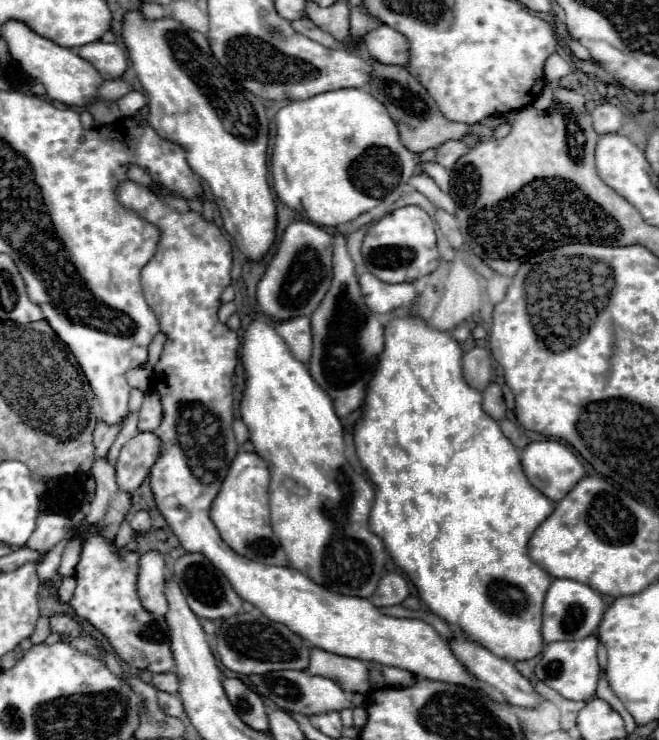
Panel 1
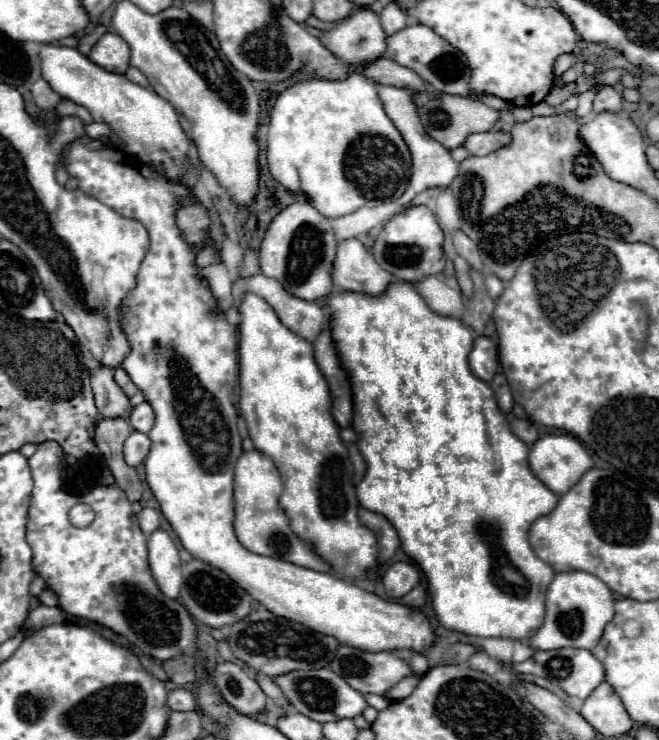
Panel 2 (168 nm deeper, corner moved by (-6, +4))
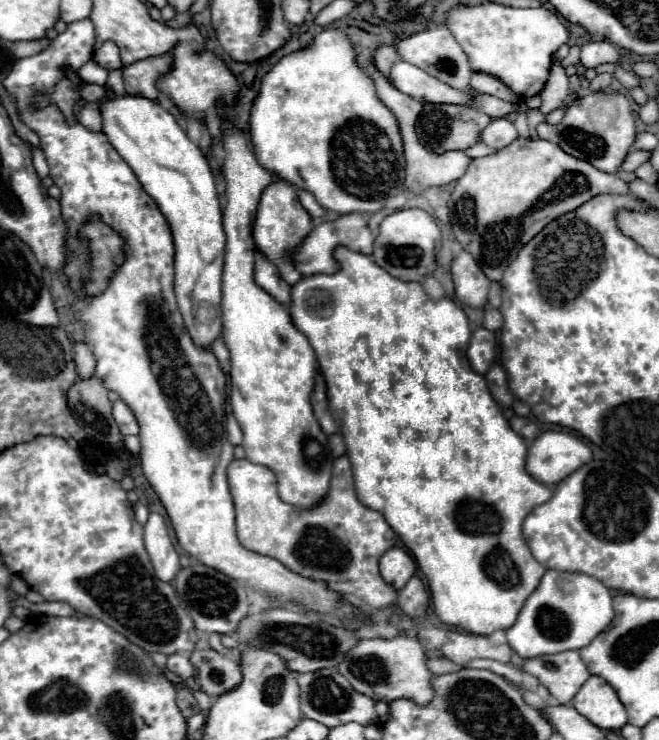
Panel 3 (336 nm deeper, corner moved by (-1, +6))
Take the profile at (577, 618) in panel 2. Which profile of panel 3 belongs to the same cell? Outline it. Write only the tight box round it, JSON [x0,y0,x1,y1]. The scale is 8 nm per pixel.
[507,571,613,659]

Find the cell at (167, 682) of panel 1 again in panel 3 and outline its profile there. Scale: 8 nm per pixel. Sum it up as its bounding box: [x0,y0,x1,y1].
[167,653,195,679]

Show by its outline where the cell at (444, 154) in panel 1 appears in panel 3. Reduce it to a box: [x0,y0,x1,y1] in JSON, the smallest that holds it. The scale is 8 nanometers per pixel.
[481,119,517,151]

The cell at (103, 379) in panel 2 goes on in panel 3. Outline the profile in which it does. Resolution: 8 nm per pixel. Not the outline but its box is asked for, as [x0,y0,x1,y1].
[75,343,95,379]

